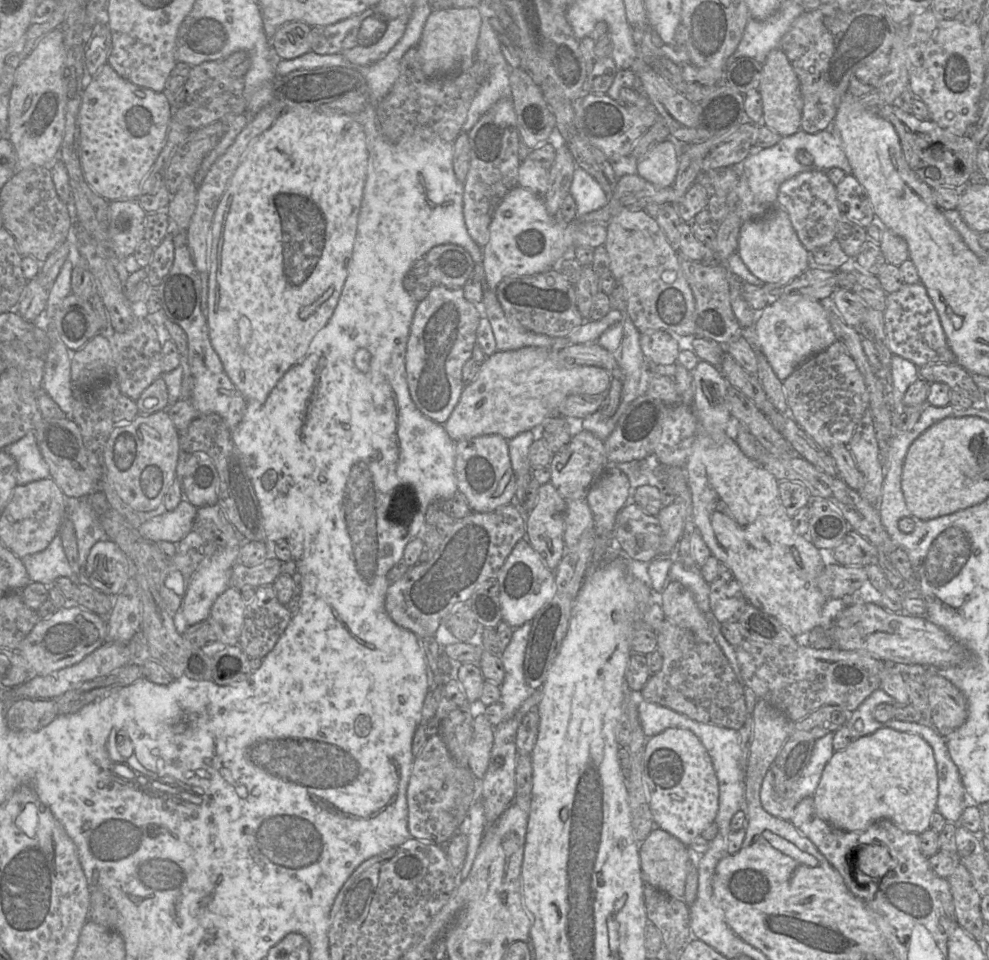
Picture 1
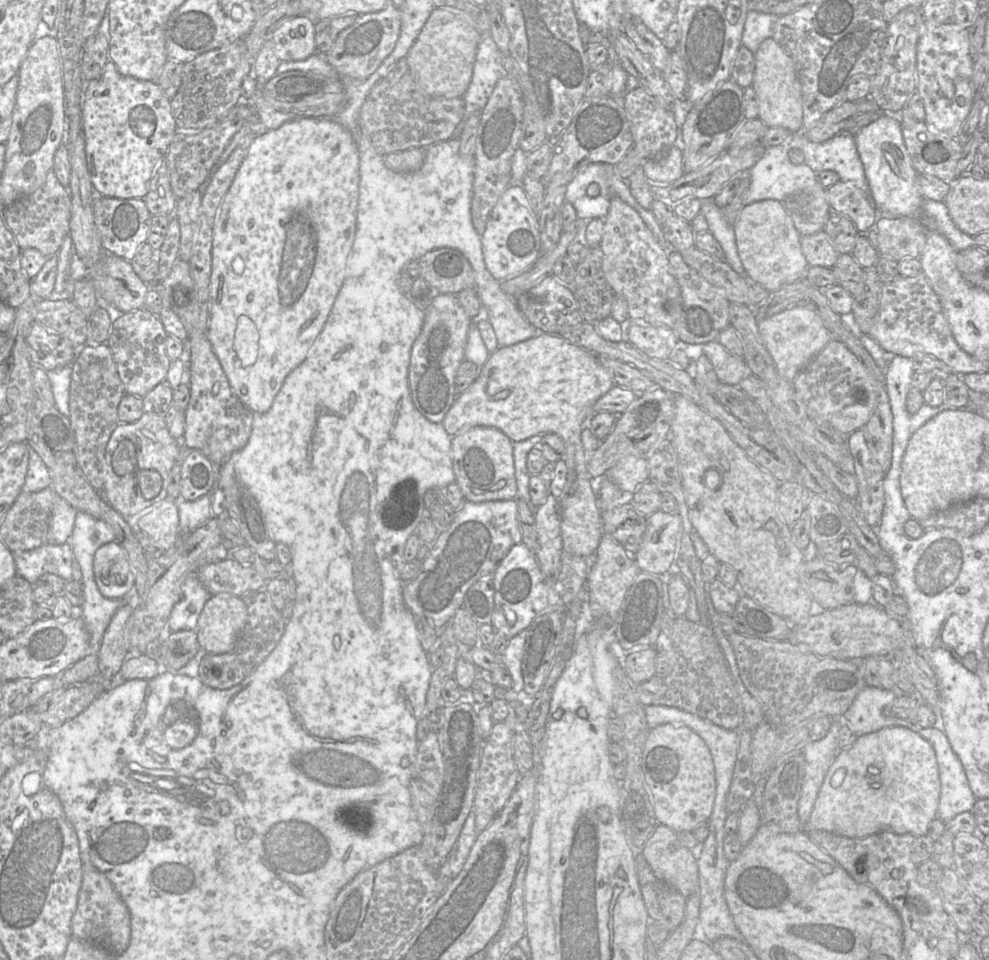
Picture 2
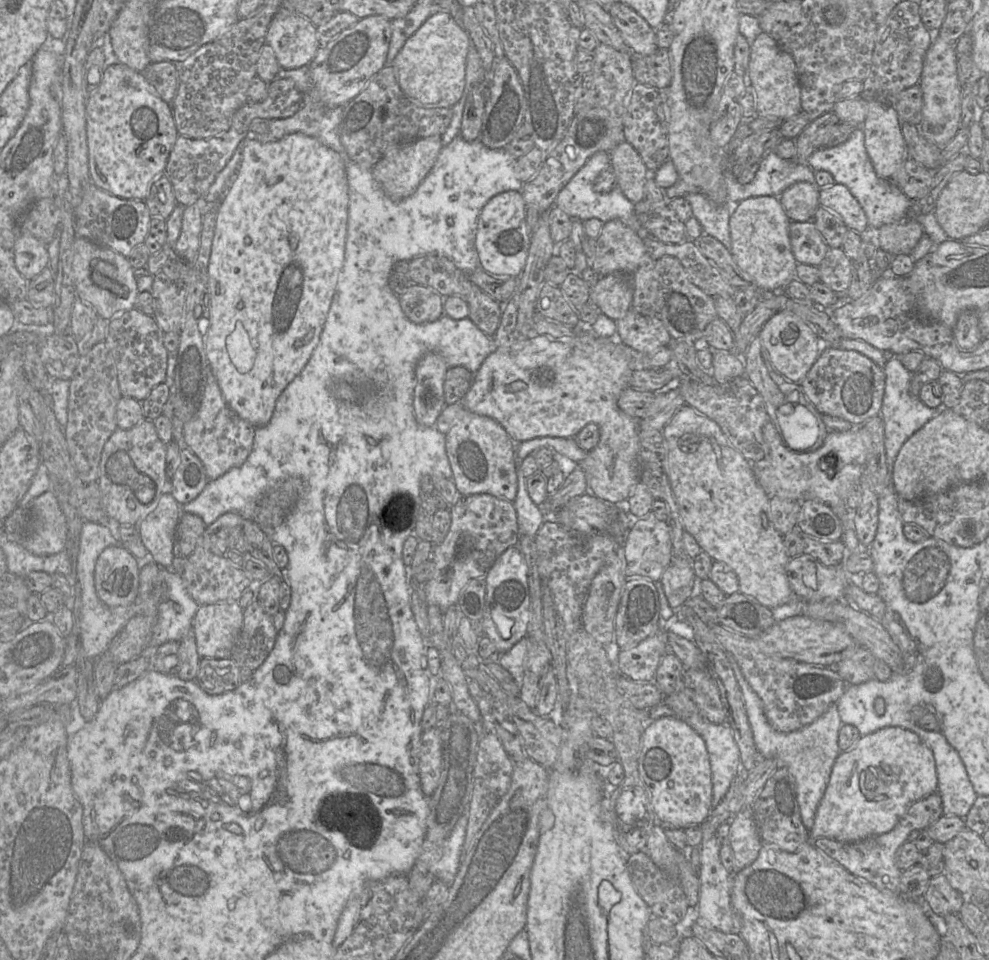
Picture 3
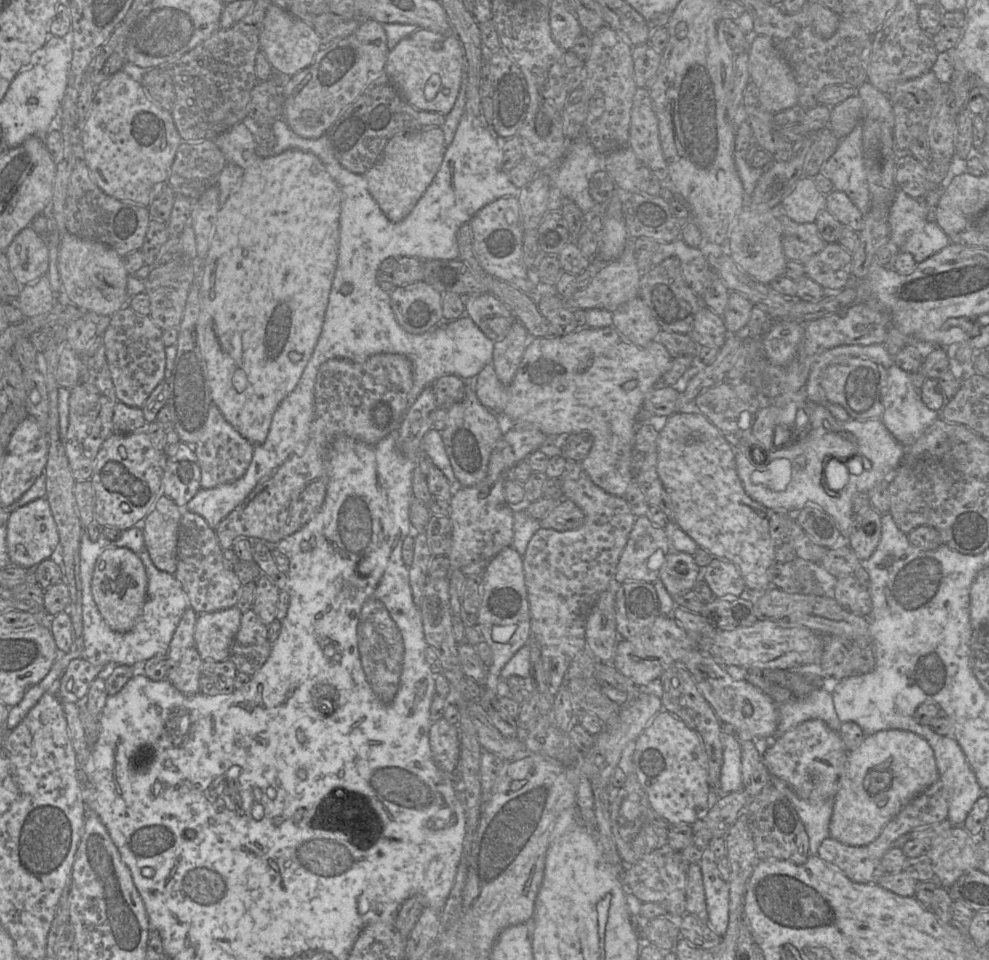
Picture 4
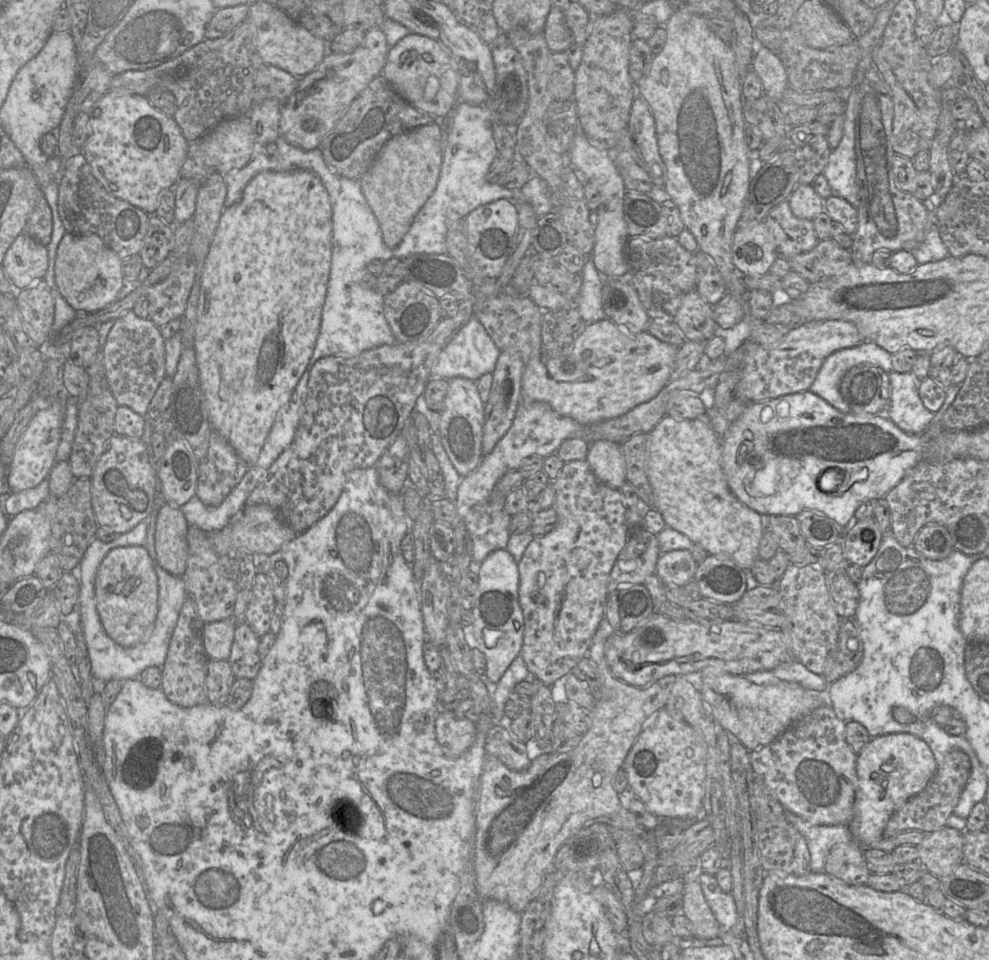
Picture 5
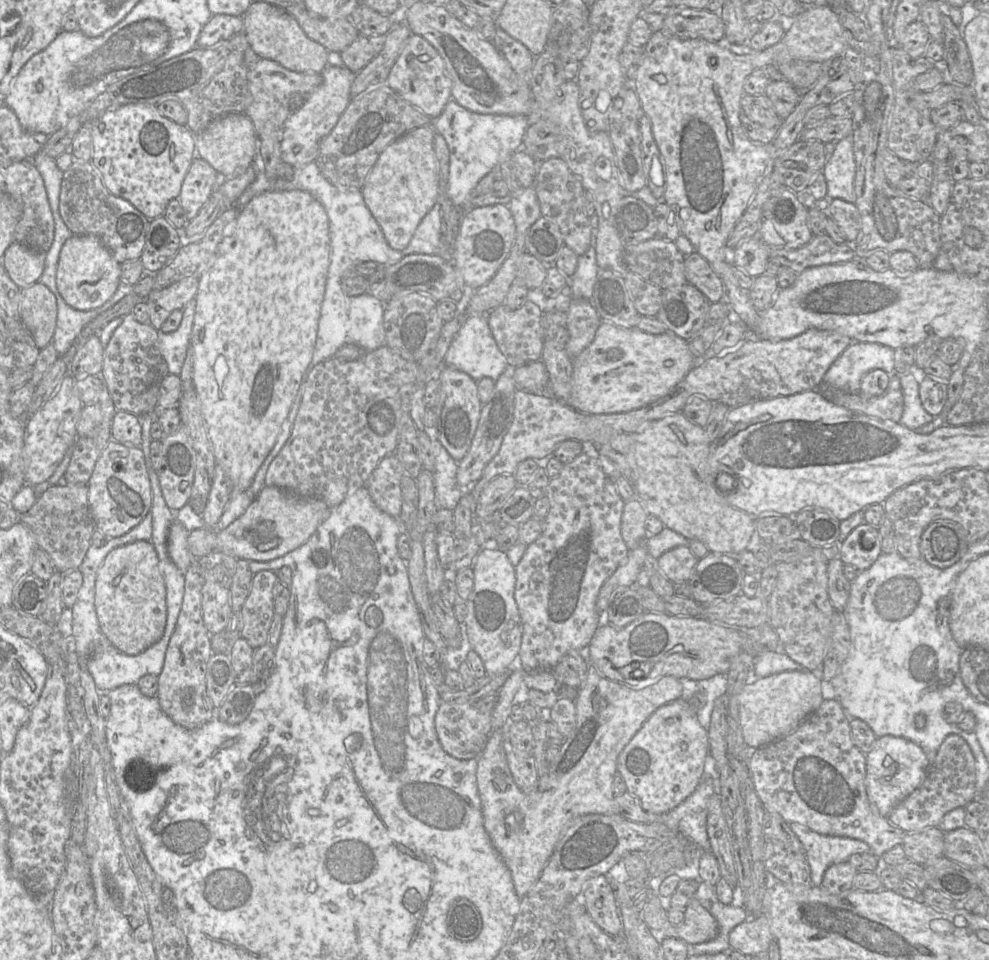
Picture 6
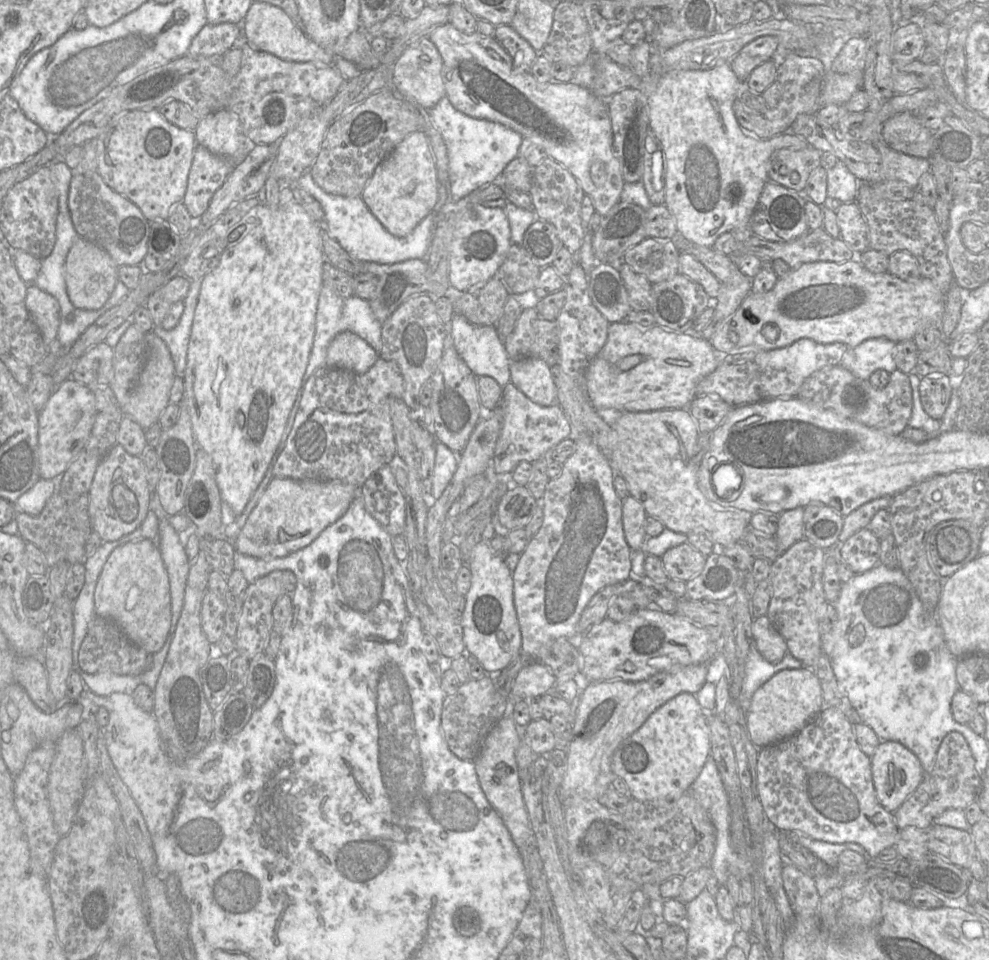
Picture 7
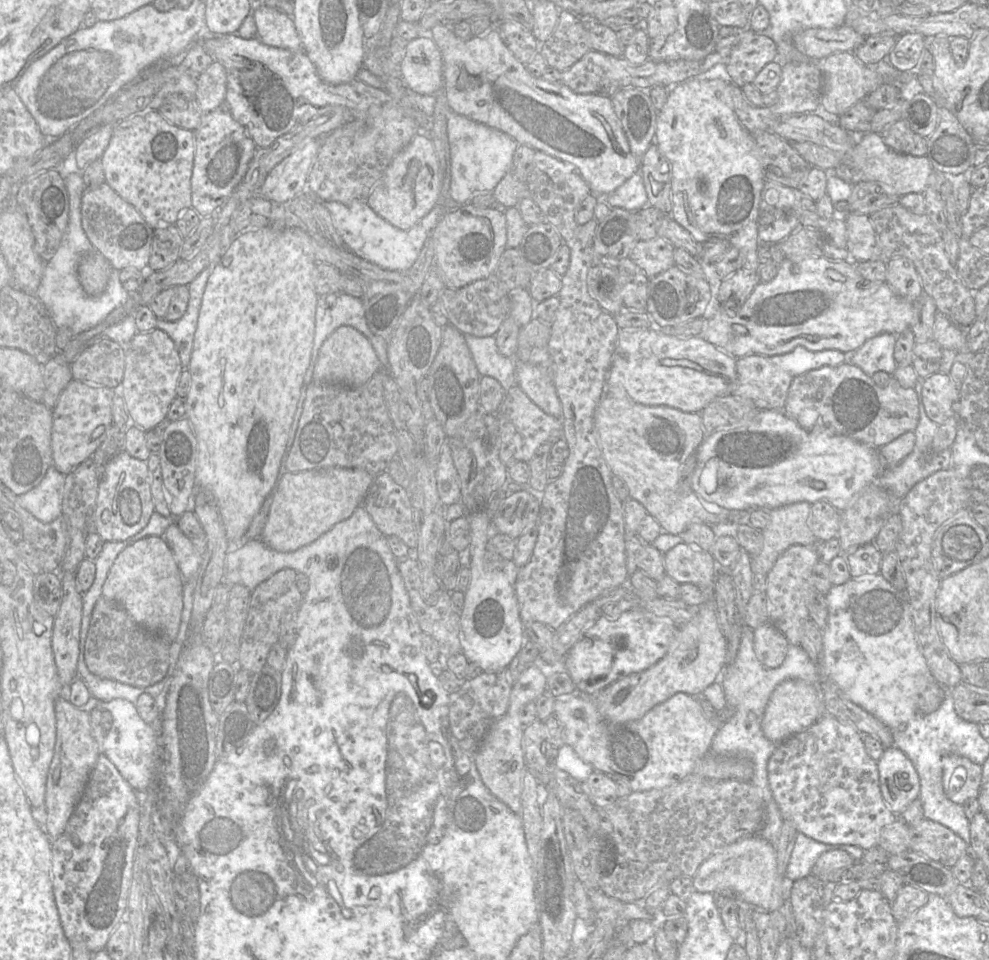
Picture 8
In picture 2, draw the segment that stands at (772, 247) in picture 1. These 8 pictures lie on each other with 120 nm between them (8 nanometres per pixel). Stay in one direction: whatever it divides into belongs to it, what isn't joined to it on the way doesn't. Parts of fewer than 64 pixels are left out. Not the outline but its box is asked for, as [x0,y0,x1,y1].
[733,199,809,292]

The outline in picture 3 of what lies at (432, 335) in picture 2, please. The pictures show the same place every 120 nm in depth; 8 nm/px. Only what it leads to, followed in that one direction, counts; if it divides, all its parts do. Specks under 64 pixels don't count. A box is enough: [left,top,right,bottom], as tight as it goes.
[414,353,448,426]

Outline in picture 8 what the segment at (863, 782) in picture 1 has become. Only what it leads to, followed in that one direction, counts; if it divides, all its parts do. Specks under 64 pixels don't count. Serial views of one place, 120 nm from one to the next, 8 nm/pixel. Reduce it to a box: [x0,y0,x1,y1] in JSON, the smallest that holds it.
[877,746,920,813]

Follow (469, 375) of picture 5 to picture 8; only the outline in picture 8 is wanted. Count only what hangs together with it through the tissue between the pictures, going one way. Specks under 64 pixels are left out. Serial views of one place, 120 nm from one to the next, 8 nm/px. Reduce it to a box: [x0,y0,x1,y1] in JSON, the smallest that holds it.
[463,335,516,392]

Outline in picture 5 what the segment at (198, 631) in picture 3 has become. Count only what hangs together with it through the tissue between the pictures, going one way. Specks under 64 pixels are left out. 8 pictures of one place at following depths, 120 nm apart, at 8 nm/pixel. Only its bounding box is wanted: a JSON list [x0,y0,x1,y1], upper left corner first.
[203,618,237,660]

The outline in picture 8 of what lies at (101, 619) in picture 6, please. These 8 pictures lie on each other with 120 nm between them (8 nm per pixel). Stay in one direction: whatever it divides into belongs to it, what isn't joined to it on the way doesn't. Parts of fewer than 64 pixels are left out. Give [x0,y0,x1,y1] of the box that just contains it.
[101,536,184,643]

